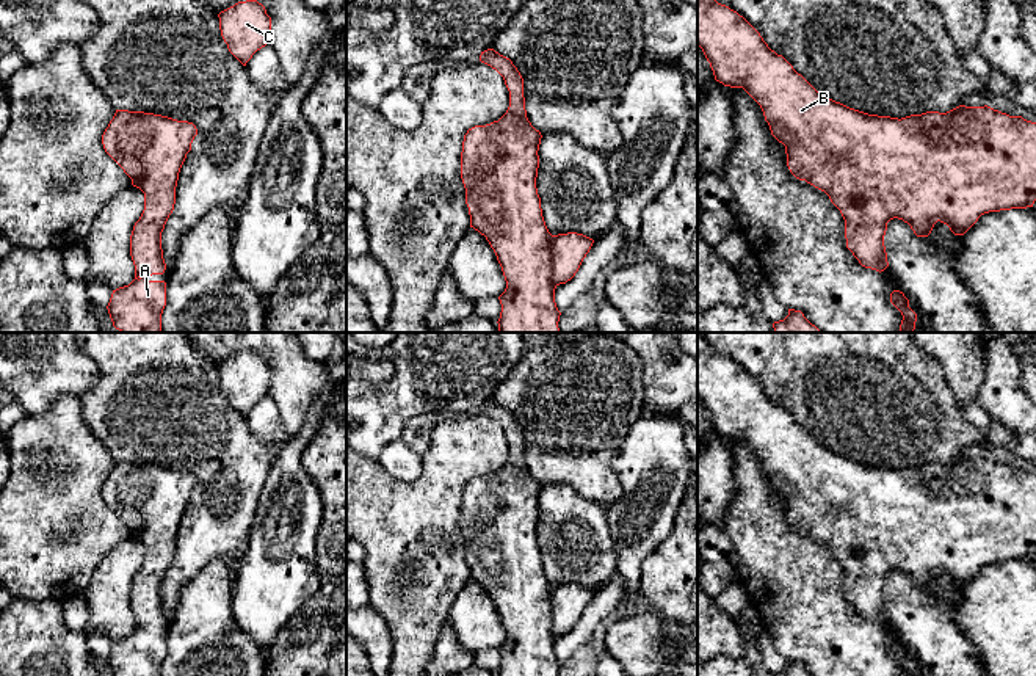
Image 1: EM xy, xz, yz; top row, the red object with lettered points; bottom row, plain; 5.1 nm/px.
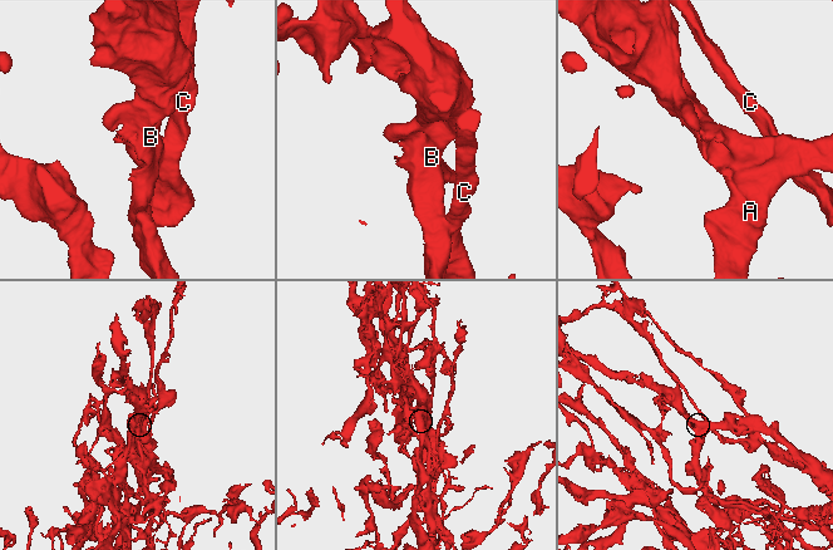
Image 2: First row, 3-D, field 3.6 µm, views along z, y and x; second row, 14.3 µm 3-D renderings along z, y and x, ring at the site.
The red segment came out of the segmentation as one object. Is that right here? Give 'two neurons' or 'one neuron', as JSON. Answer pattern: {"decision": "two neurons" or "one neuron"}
{"decision": "one neuron"}

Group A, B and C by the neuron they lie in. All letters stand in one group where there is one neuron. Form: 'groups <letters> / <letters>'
groups A B C

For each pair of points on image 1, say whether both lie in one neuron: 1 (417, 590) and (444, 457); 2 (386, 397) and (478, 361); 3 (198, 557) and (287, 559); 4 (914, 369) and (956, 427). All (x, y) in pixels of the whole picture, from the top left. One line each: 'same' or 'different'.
1: same
2: same
3: different
4: same

